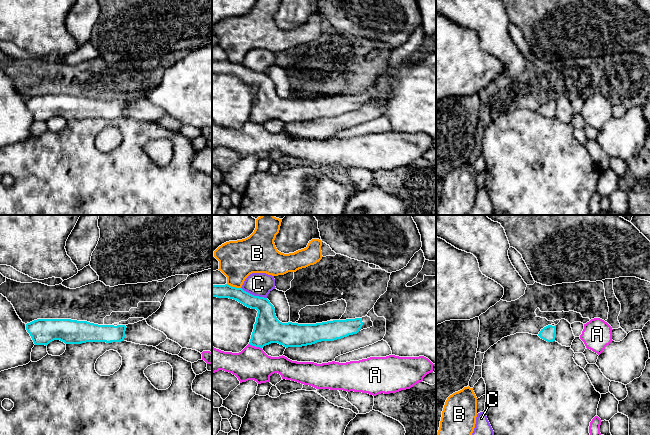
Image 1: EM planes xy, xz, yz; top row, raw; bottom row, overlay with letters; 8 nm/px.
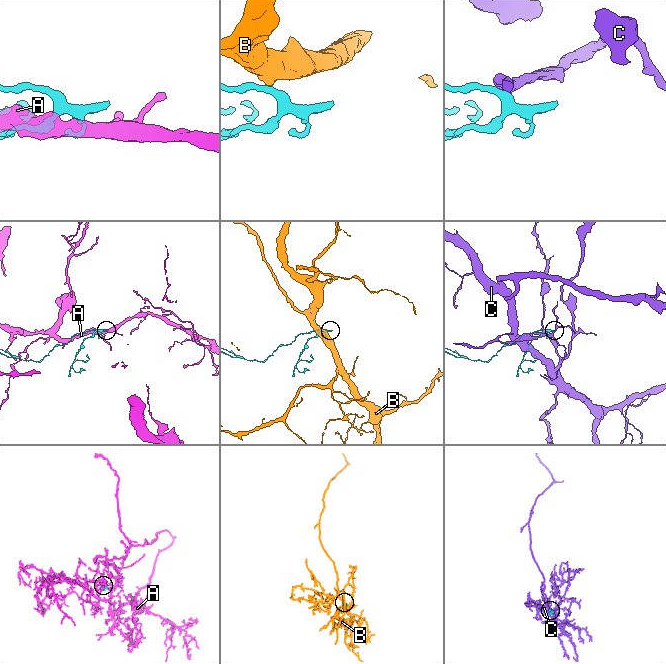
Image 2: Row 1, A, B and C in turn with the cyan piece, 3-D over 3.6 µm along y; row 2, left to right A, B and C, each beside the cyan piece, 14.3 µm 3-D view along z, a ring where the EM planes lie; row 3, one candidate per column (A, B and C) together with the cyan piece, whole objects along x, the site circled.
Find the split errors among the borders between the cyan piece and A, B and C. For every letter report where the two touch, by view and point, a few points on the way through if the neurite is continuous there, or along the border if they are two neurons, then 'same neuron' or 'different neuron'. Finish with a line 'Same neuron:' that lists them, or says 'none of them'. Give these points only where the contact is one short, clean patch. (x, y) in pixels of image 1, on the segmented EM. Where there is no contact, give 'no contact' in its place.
A: meets cyan in xz at (255, 346); different neuron
B: meets cyan in xz at (234, 287); border along xz (227, 283), (240, 288); different neuron
C: meets cyan in xz at (253, 295); border along xz (241, 287), (254, 295), (266, 298); different neuron
Same neuron: none of them

